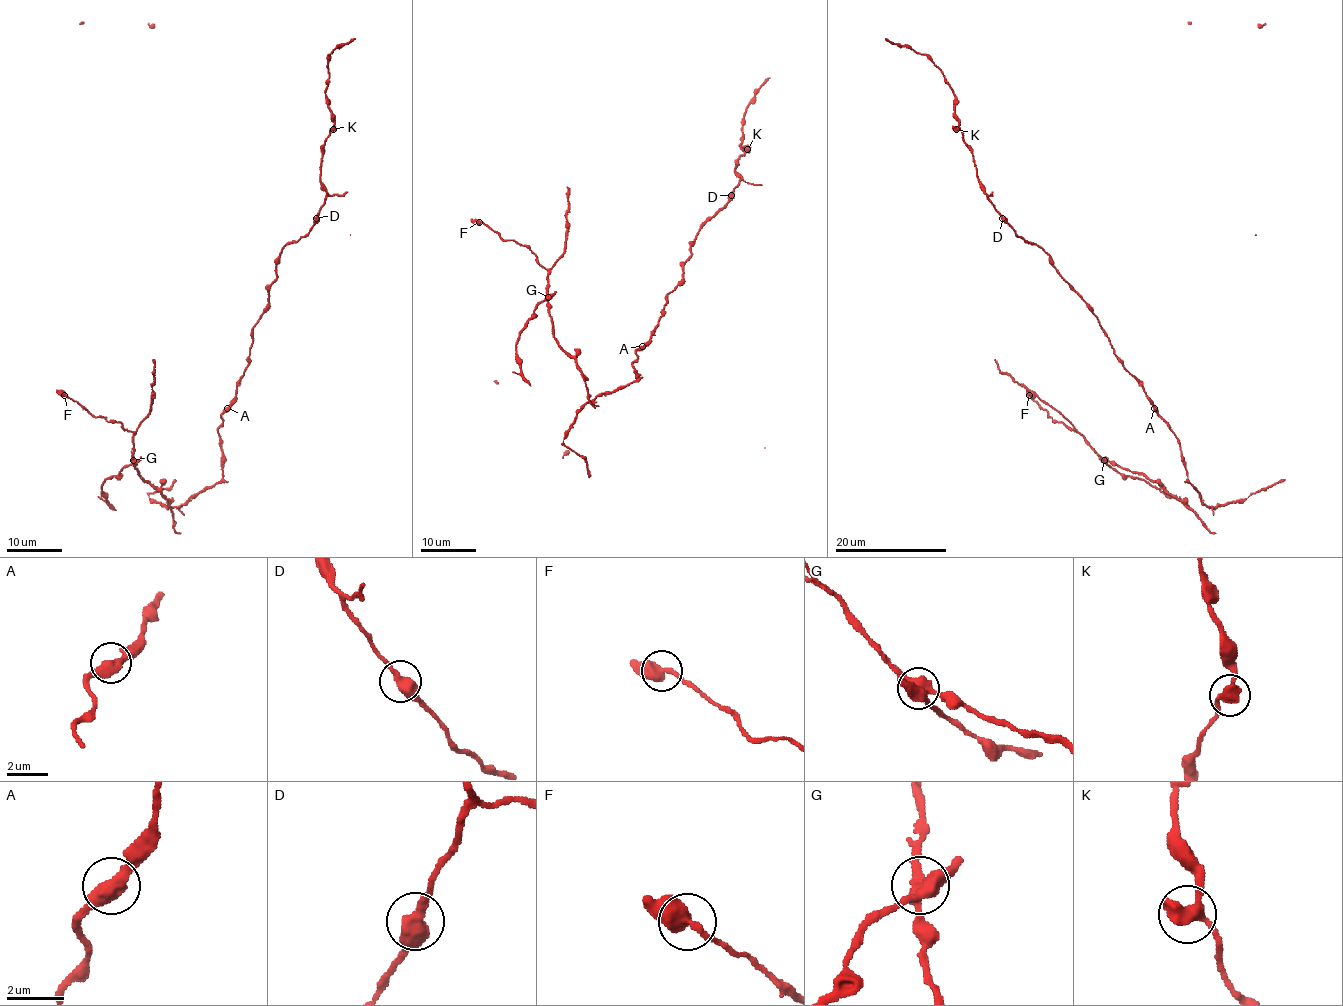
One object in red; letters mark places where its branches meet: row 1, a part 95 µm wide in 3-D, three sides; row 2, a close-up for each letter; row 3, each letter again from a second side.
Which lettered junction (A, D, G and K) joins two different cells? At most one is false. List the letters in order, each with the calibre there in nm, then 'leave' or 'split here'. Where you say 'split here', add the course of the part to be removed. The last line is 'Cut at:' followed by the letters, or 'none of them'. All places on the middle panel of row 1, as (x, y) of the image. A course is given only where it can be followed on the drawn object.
A: calibre 480 nm; leave
D: calibre 550 nm; leave
G: calibre 460 nm; split here
K: calibre 500 nm; leave
Cut at: G

